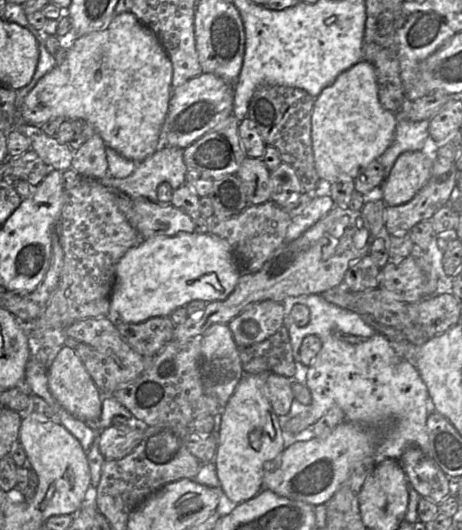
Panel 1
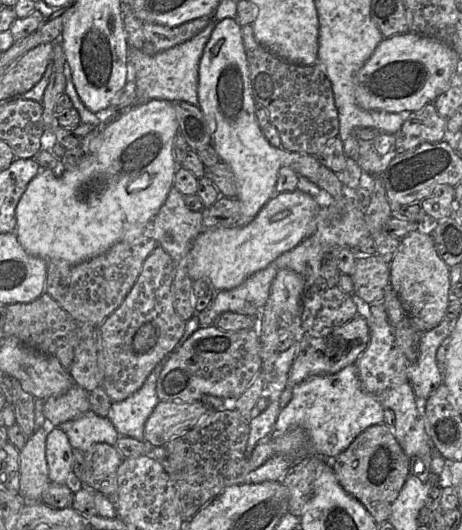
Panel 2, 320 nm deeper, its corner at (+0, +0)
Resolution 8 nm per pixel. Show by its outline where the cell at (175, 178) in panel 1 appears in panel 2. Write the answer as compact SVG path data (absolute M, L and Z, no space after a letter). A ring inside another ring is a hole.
M173 186L153 218L153 238L156 241L163 241L165 234L171 233L172 242L162 242L161 246L175 265L185 266L185 257L203 230L202 210L197 212L189 210L185 196Z

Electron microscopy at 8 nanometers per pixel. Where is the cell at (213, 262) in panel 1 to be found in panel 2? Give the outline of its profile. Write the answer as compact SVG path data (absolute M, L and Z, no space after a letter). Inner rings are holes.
M295 189L292 192L274 194L255 218L244 226L204 229L185 257L188 275L193 281L207 278L216 291L230 290L241 285L281 254L311 236L320 208L311 195Z

